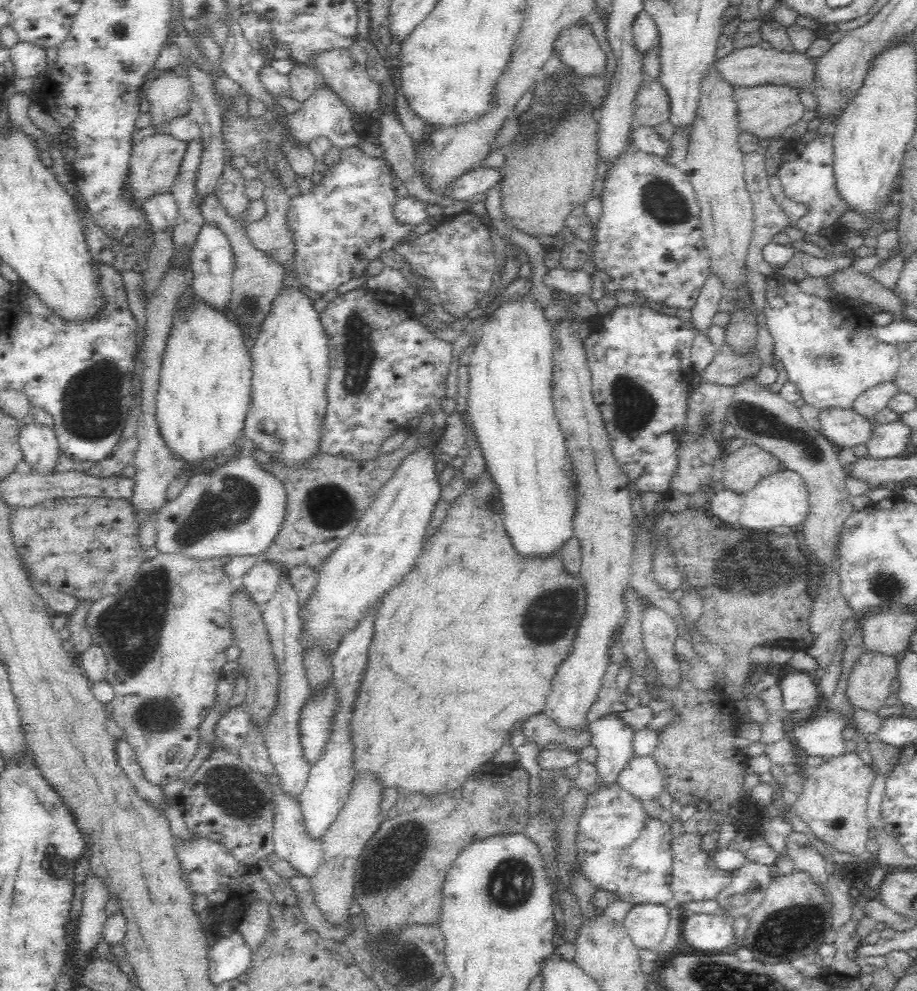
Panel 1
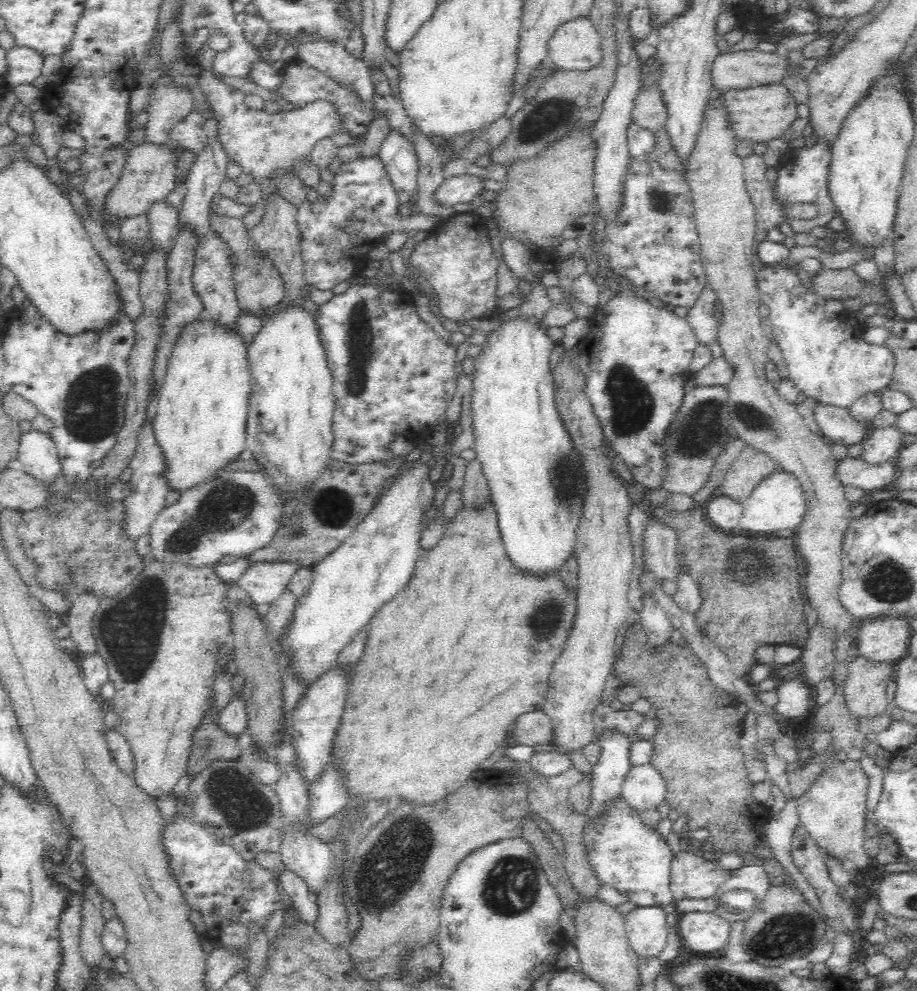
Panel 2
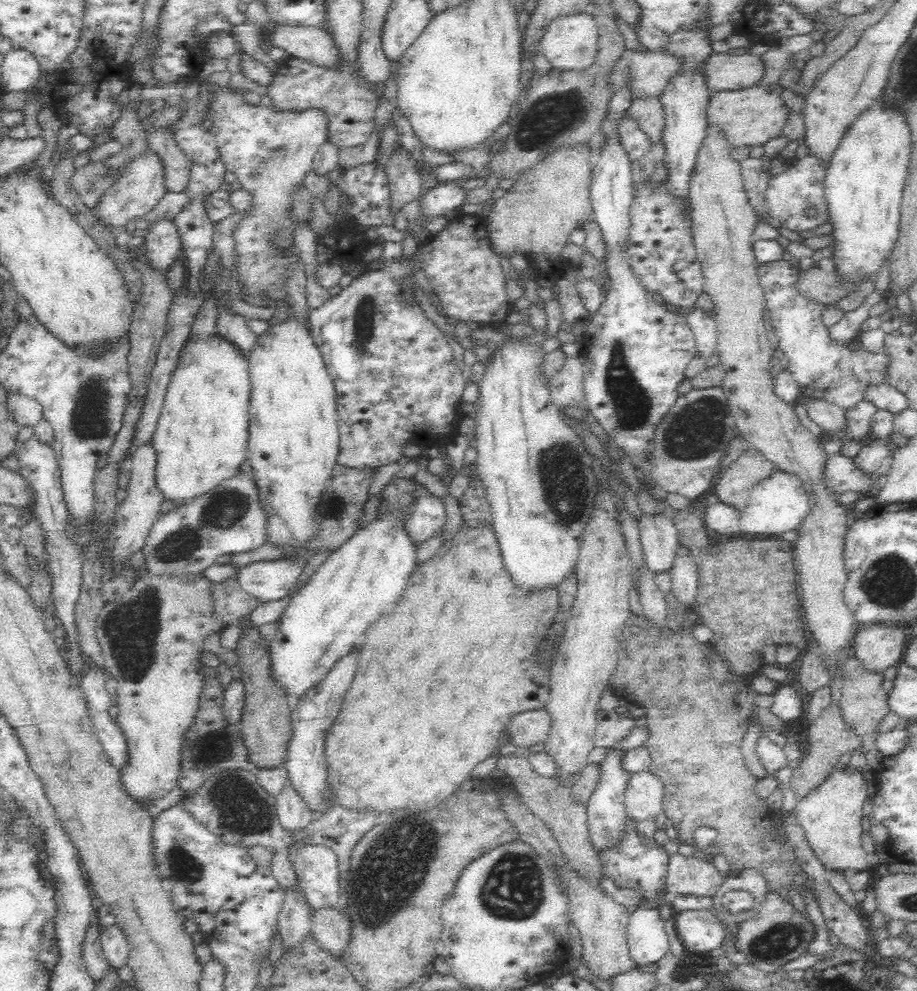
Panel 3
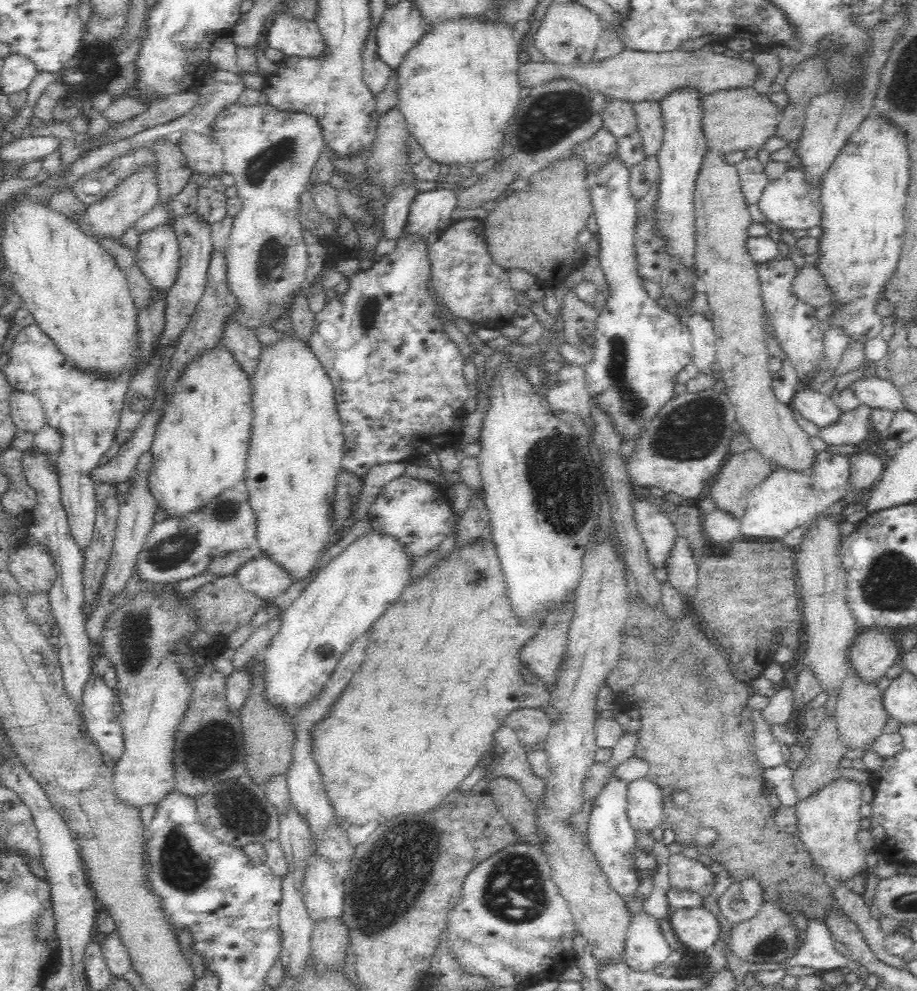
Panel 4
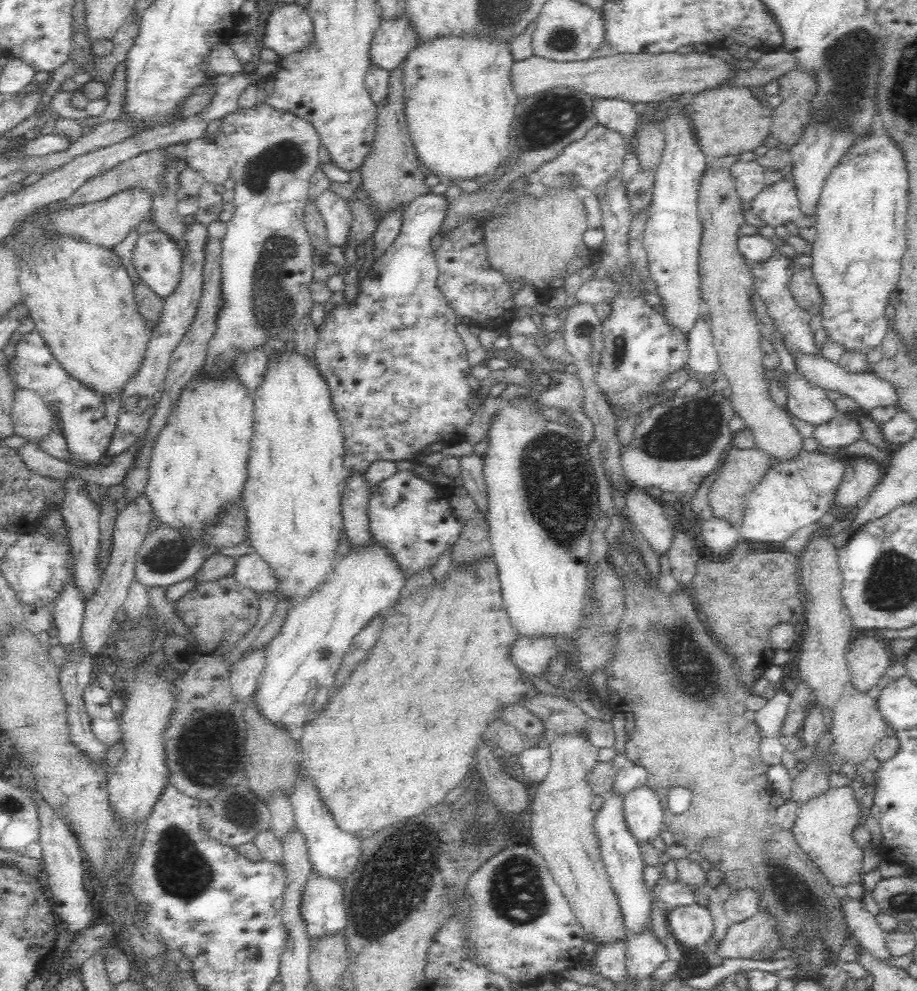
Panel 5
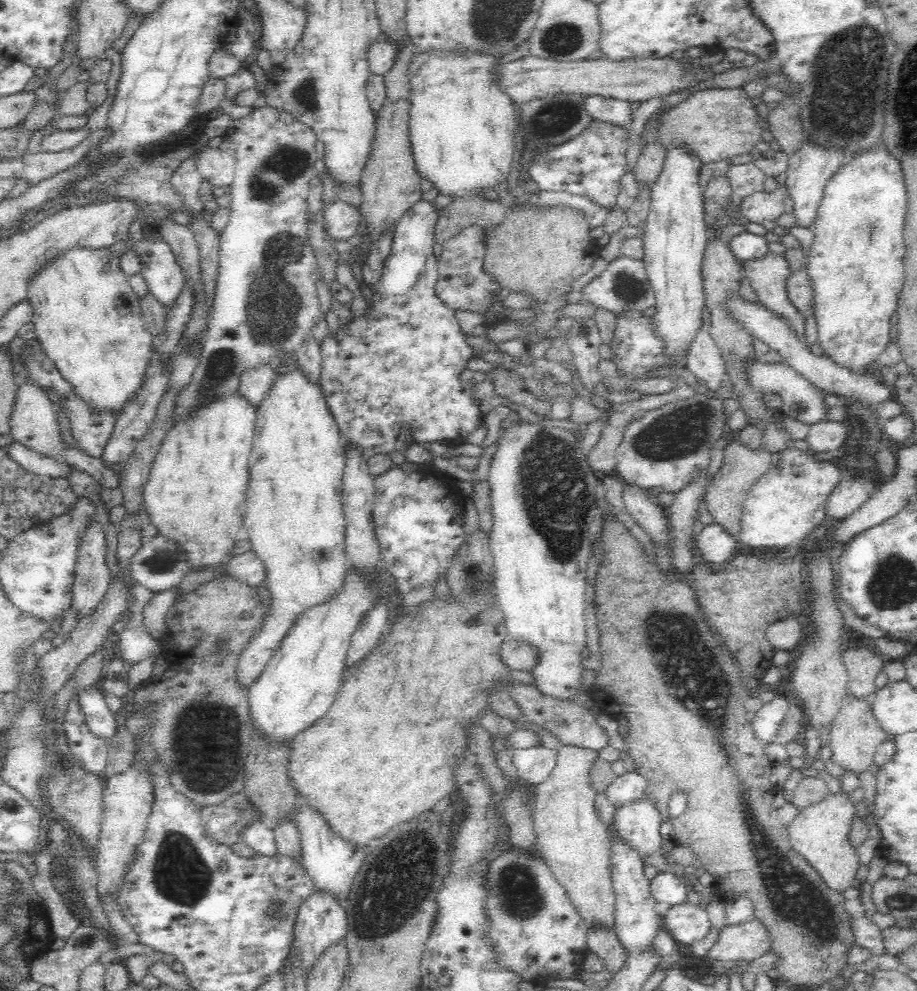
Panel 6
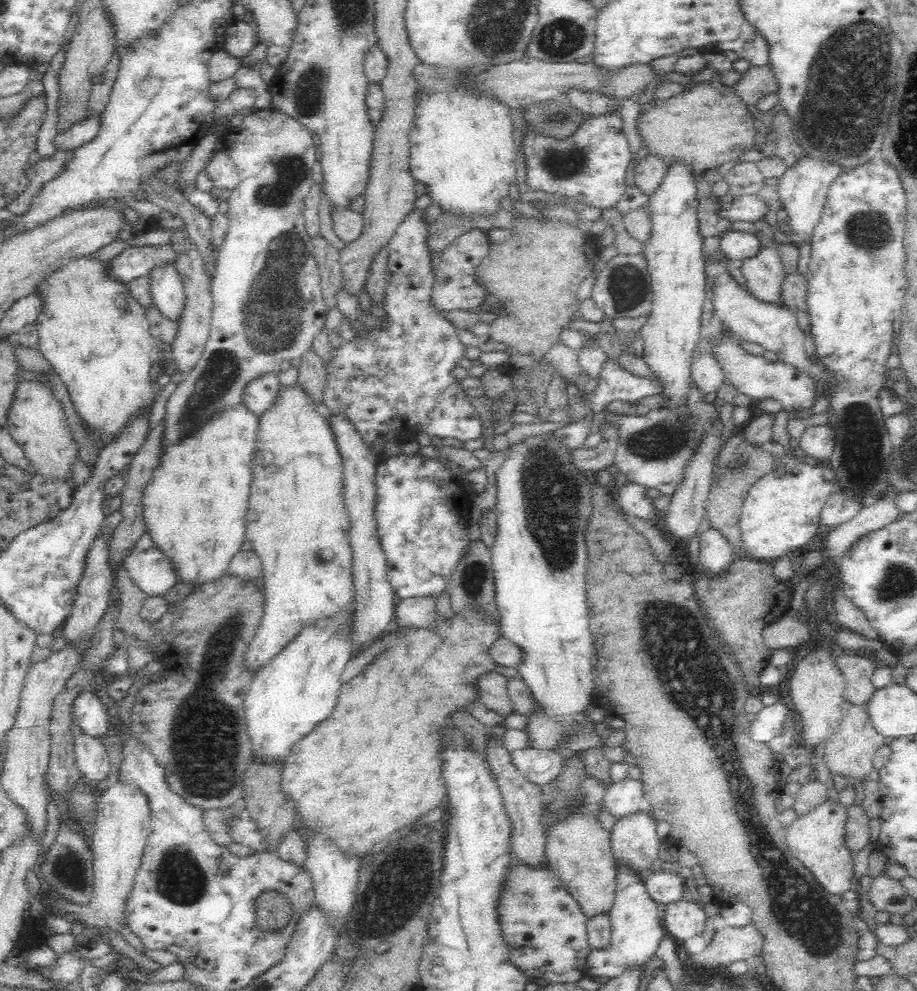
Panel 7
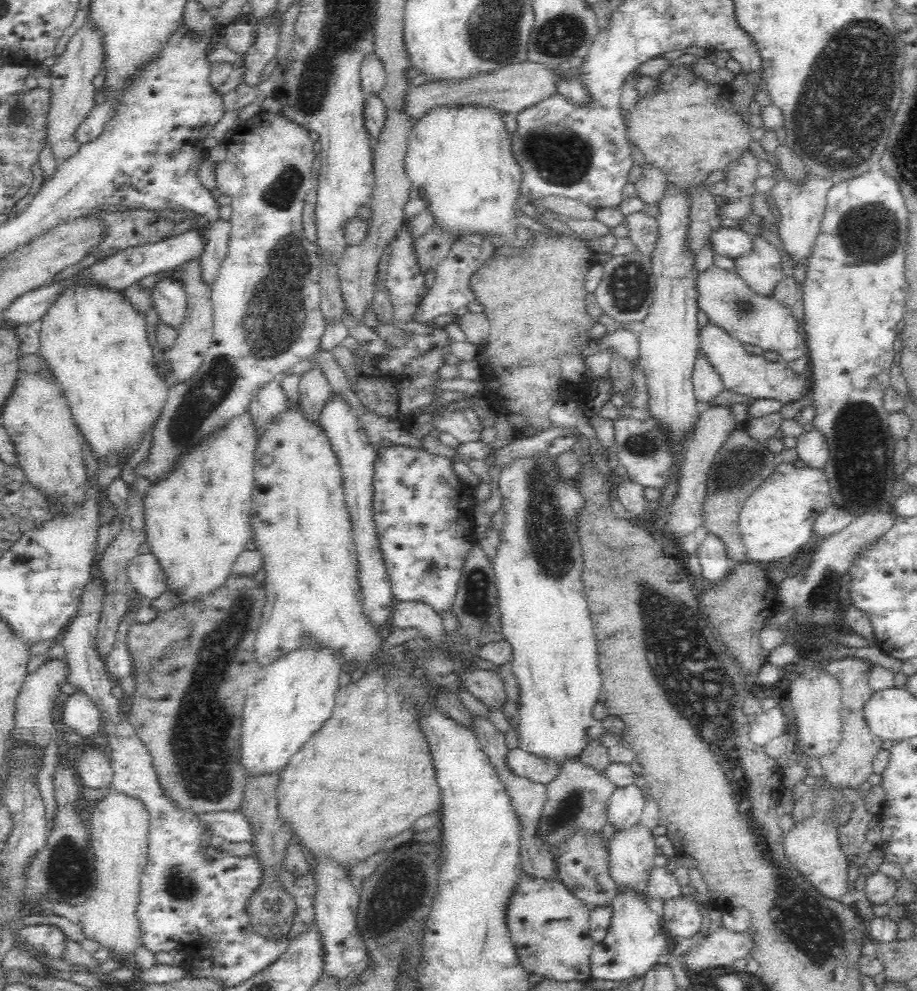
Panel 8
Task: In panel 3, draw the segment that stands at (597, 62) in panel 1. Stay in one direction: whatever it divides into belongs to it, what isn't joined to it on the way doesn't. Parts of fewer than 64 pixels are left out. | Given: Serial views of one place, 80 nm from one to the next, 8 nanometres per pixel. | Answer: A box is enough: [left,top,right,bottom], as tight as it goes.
[540,13,599,71]

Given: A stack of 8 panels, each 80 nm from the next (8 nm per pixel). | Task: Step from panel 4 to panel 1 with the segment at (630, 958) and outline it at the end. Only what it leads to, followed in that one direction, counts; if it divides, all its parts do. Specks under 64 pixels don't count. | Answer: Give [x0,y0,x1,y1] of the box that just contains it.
[623,904,670,950]

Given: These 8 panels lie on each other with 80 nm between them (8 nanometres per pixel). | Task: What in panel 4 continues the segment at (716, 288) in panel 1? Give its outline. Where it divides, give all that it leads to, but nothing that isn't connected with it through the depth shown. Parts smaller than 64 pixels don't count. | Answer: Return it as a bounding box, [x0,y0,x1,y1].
[686,314,717,372]

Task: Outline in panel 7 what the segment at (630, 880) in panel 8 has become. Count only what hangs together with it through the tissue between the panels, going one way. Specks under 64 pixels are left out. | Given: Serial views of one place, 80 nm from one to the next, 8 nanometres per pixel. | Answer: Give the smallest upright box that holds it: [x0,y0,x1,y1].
[611,805,663,874]

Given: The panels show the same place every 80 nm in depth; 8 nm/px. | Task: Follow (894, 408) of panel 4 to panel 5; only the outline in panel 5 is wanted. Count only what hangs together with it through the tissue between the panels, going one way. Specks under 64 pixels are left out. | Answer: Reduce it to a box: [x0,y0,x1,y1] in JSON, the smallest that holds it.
[794,355,899,413]

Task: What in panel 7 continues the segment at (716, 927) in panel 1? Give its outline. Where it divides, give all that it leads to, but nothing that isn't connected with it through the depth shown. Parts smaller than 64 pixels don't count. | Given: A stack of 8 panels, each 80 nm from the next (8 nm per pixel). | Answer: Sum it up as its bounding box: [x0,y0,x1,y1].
[662,900,709,941]

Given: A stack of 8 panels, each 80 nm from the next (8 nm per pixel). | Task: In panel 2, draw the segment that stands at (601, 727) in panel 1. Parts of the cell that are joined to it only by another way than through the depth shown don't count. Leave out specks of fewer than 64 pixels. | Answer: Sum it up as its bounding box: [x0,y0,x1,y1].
[585,727,631,818]

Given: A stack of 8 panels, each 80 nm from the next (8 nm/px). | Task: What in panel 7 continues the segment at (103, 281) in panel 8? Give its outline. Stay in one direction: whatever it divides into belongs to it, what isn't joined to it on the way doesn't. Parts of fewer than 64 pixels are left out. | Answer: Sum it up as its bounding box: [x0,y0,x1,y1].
[109,244,174,284]

